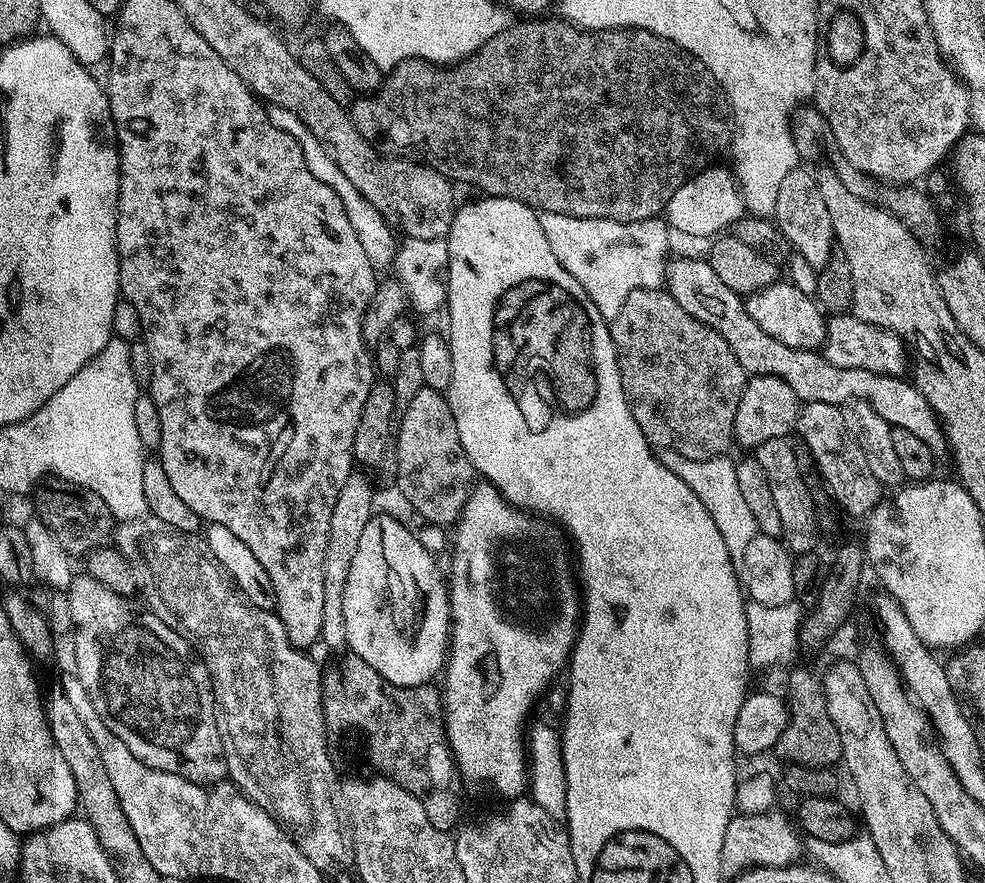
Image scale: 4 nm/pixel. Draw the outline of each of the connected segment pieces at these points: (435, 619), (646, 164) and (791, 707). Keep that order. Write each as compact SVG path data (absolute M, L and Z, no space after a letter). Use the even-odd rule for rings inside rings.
M373 514L366 530L362 534L364 544L396 544L396 556L388 552L388 564L392 564L392 572L396 572L396 580L404 580L404 584L412 584L416 592L412 596L424 596L424 616L416 612L416 620L424 620L420 624L420 632L416 632L416 644L400 644L400 652L384 652L384 672L382 678L394 682L398 686L418 686L432 684L441 675L450 652L450 588L440 577L440 568L428 548L403 524L392 516Z
M528 18L525 24L513 23L511 26L502 29L498 34L494 34L494 38L490 38L490 42L483 44L477 52L470 54L464 60L458 61L457 64L449 64L447 66L437 66L430 63L429 60L403 60L393 66L391 72L383 77L382 83L378 89L378 93L371 97L372 108L372 128L376 132L380 132L374 136L375 143L378 145L381 153L390 152L393 157L407 159L421 163L427 167L438 170L438 174L442 174L447 180L459 182L467 176L472 176L476 172L476 184L481 188L481 193L484 196L501 196L502 198L510 198L522 202L526 206L535 208L537 213L543 214L566 214L574 218L582 218L583 220L613 220L619 224L641 224L644 220L656 220L657 217L665 211L668 203L675 194L675 191L683 184L691 179L695 174L703 171L705 168L710 168L720 160L719 156L729 151L732 138L734 135L734 121L732 118L732 108L728 105L728 99L719 82L714 78L714 74L710 74L710 70L706 70L706 66L698 59L694 58L686 50L682 50L674 42L670 42L666 38L662 38L653 32L647 32L641 28L618 28L611 32L585 32L583 28L577 28L575 24L565 22L563 19L555 18L556 20L540 20L544 18ZM512 39L516 39L518 43L512 48ZM512 52L516 56L520 56L520 68L516 68L512 72Z
M808 668L794 669L788 676L786 703L788 725L782 738L778 738L775 755L780 755L788 764L835 769L841 763L844 751L838 730L830 718L830 710L826 710L823 679L819 675L815 676Z

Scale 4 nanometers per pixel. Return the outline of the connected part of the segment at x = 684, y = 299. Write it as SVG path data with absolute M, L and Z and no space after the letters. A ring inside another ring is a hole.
M680 256L677 260L668 260L664 279L666 290L698 322L713 328L734 350L738 362L745 372L754 376L777 376L794 389L801 402L830 402L831 404L846 405L852 400L865 400L887 424L893 428L910 430L910 434L918 434L926 446L937 456L943 457L949 451L948 442L944 438L944 425L934 414L930 402L922 398L911 379L898 376L883 376L861 368L839 368L834 366L819 351L807 348L791 348L778 338L770 338L754 318L750 318L748 305L741 296L708 265L707 259L695 260L692 256Z

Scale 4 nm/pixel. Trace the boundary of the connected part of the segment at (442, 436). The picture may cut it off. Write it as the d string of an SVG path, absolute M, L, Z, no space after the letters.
M420 387L418 394L399 417L398 431L394 436L394 454L395 450L397 458L400 459L400 468L404 471L404 477L400 480L400 492L412 503L413 510L432 524L455 525L464 513L464 503L468 501L468 494L474 487L474 469L458 438L458 426L454 422L454 414L450 410L445 393Z

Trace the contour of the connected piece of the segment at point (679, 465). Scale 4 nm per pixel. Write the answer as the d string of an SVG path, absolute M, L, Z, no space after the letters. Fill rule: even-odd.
M674 450L661 451L658 459L667 468L674 470L674 474L678 474L678 478L682 478L682 482L686 482L686 486L690 486L690 490L698 494L698 498L702 498L702 506L710 510L710 518L714 518L714 526L718 526L722 534L722 542L726 542L726 550L730 550L730 558L734 562L739 562L746 554L746 546L758 535L758 529L754 522L754 514L750 514L747 503L742 499L742 493L738 487L736 464L728 461L727 455L699 460L686 458Z

